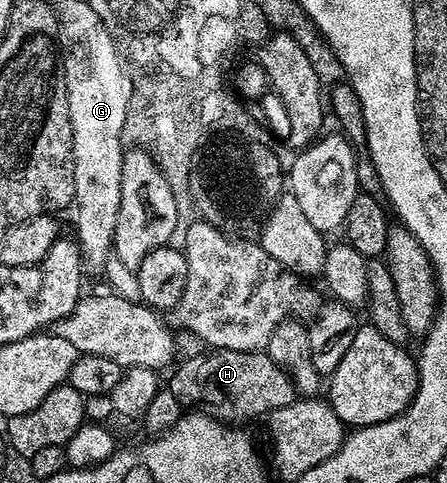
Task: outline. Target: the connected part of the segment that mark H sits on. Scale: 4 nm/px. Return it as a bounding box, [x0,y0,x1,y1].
[170,349,296,423]

